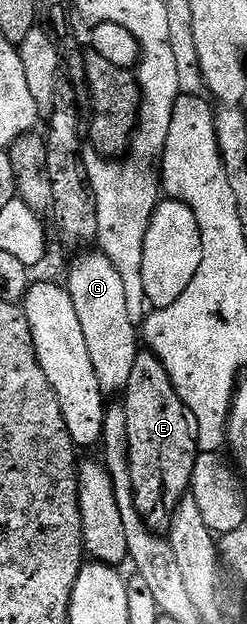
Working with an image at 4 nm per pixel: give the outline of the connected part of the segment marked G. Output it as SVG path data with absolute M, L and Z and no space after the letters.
M81 252L77 263L69 270L67 289L75 304L75 312L79 316L79 324L83 324L83 337L87 339L87 352L91 356L91 364L95 364L95 376L99 376L99 384L106 395L120 395L125 389L127 379L131 376L131 368L135 368L135 356L139 349L139 330L131 324L131 315L127 312L127 296L123 289L123 279L107 256L100 252Z

